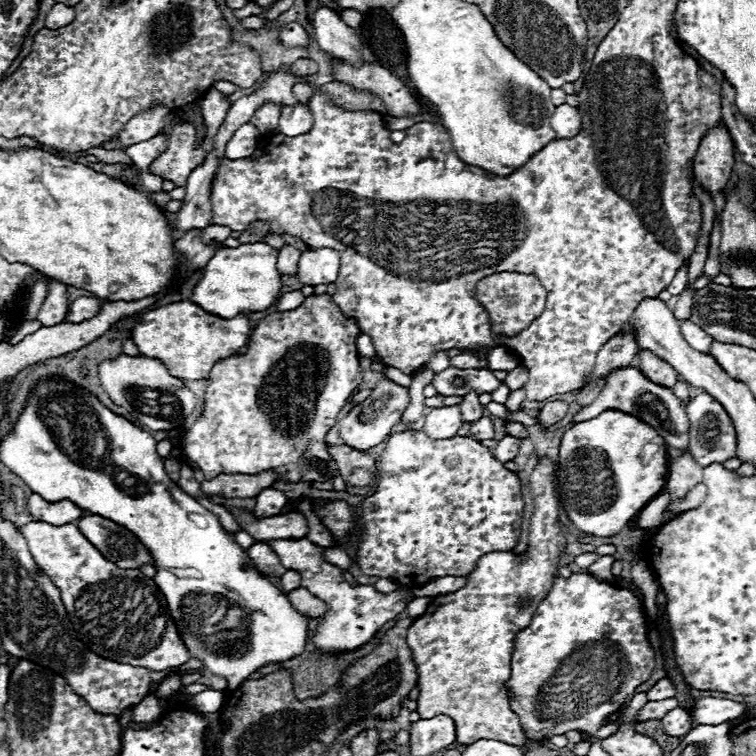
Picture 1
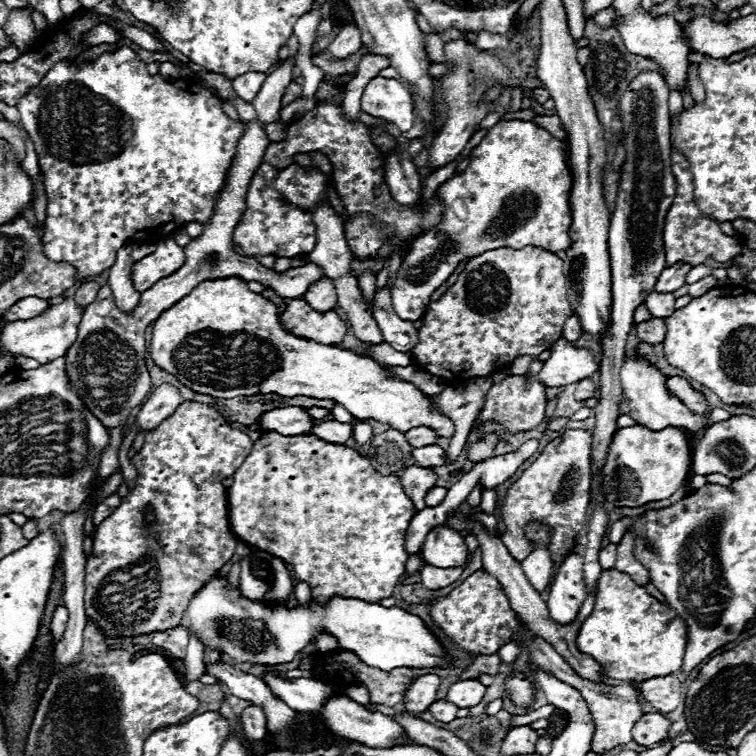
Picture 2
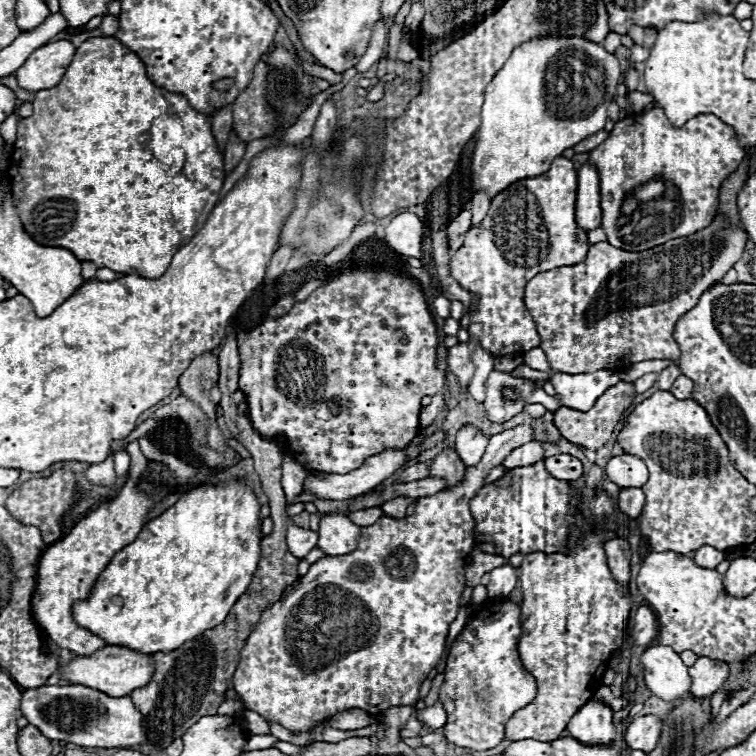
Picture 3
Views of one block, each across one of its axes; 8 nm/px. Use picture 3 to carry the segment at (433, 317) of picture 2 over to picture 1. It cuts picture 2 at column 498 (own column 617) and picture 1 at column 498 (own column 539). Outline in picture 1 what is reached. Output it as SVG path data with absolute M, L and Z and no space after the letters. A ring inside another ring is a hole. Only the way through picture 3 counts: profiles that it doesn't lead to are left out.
M500 272L486 276L478 284L478 300L486 308L492 320L492 330L496 334L516 334L524 330L534 318L538 318L546 304L546 292L540 286L538 278L532 274L518 274L518 272Z

